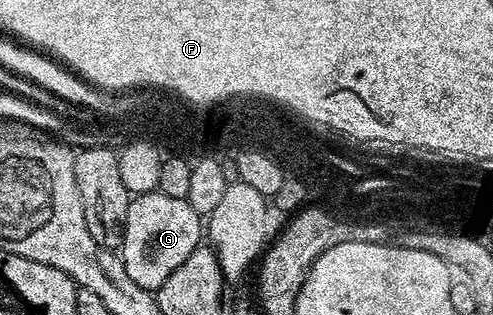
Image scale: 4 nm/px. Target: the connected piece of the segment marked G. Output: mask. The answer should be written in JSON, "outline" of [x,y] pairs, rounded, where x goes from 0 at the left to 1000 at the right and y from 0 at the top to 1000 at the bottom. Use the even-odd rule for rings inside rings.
{"outline":[[[306,606],[294,619],[278,619],[262,641],[256,702],[252,705],[252,762],[245,765],[239,806],[256,841],[256,867],[264,867],[264,892],[272,905],[288,905],[288,917],[314,930],[385,816],[385,803],[410,771],[410,689],[383,651],[379,632],[337,625],[323,606]]]}

